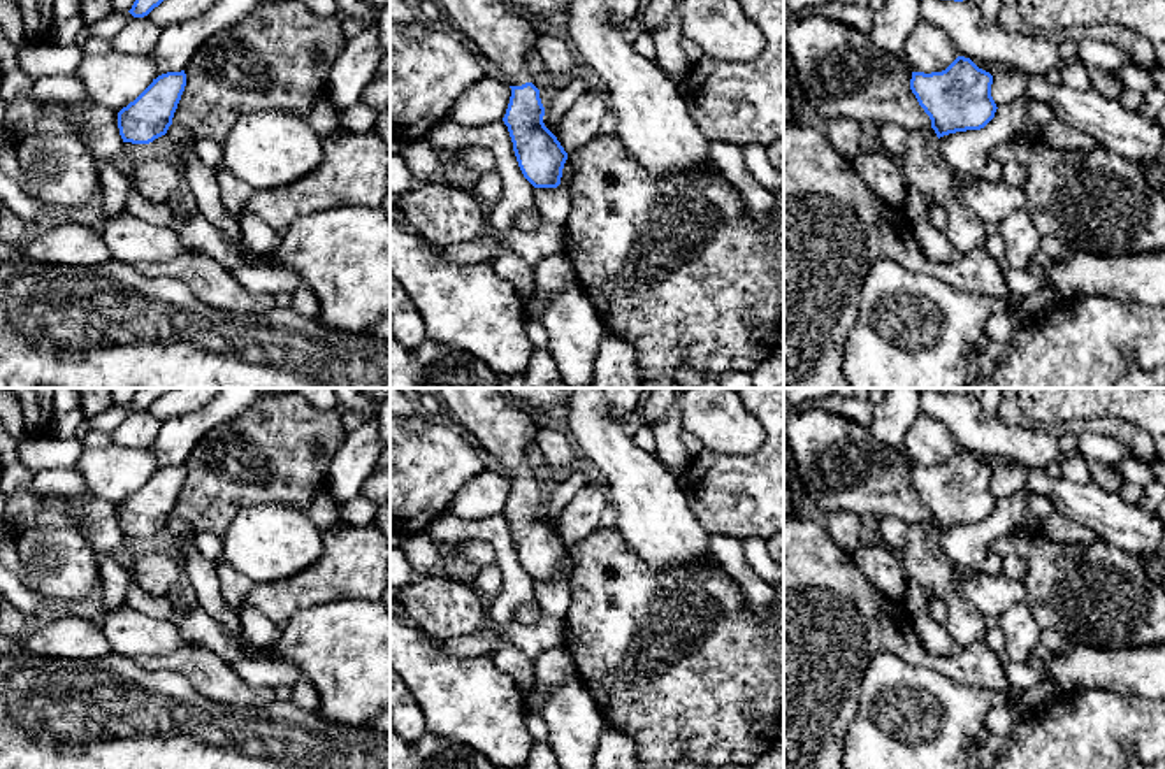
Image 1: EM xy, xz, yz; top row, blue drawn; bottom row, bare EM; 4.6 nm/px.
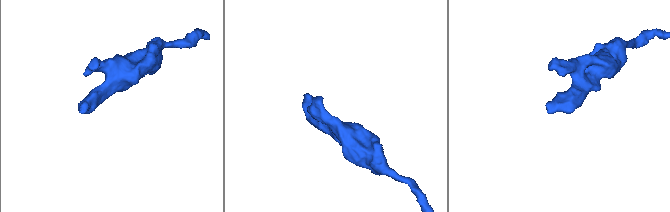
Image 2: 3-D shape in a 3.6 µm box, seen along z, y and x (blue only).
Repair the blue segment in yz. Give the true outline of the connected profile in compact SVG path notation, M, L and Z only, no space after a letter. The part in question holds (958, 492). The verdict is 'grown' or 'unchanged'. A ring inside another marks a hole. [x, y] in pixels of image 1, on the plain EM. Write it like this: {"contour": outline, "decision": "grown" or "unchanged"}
{"contour": "M958 449L942 465L912 465L910 483L931 513L937 530L980 523L996 506L993 469L970 451Z", "decision": "unchanged"}

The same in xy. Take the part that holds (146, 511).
{"contour": "M167 465L118 506L123 535L149 537L167 527L186 479L186 467Z", "decision": "unchanged"}

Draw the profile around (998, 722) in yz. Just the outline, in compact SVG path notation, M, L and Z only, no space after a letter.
M996 706L989 709L989 713L984 718L984 727L991 736L1005 736L1010 734L1014 729L1012 715L1009 708Z

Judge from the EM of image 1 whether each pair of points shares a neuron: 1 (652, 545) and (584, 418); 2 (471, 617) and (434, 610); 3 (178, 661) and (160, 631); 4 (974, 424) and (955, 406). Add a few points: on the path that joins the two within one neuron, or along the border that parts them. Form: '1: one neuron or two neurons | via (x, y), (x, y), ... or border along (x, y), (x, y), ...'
1: one neuron | via (652, 513), (647, 495), (612, 450)
2: one neuron | via (463, 613), (443, 610)
3: two neurons | border along (185, 645), (171, 652), (139, 655), (136, 659)
4: one neuron | via (969, 420), (960, 411)

